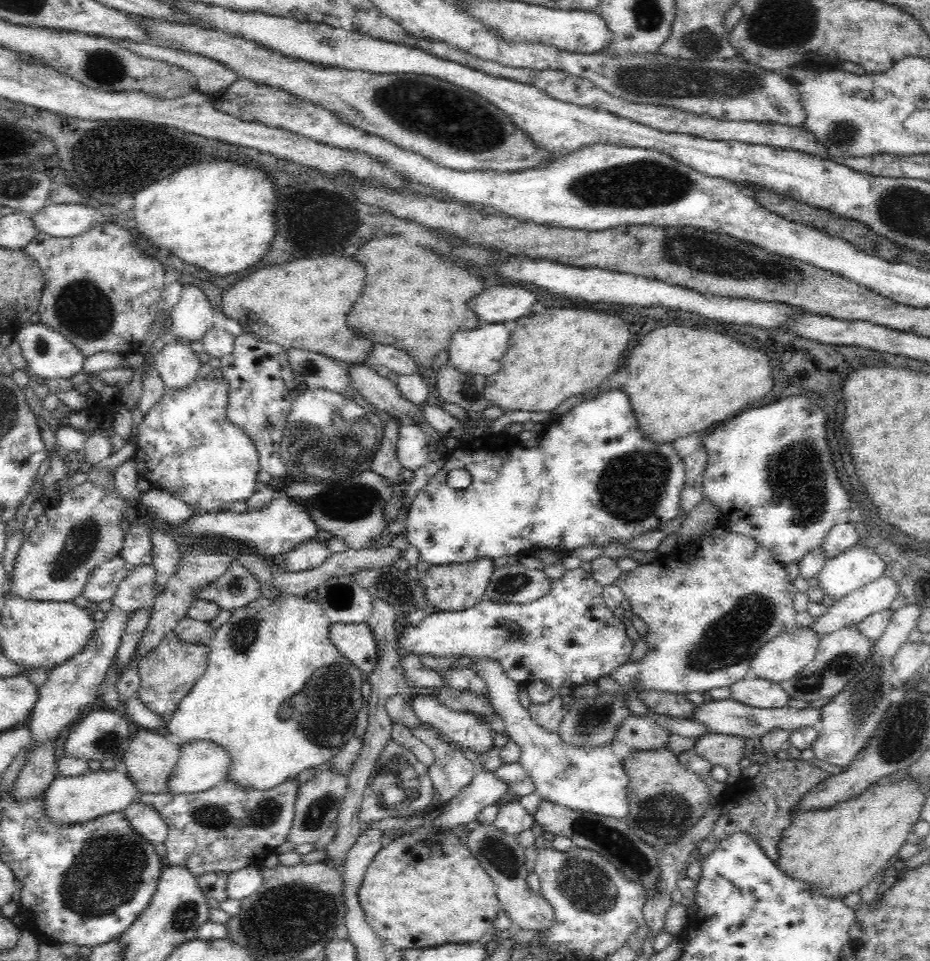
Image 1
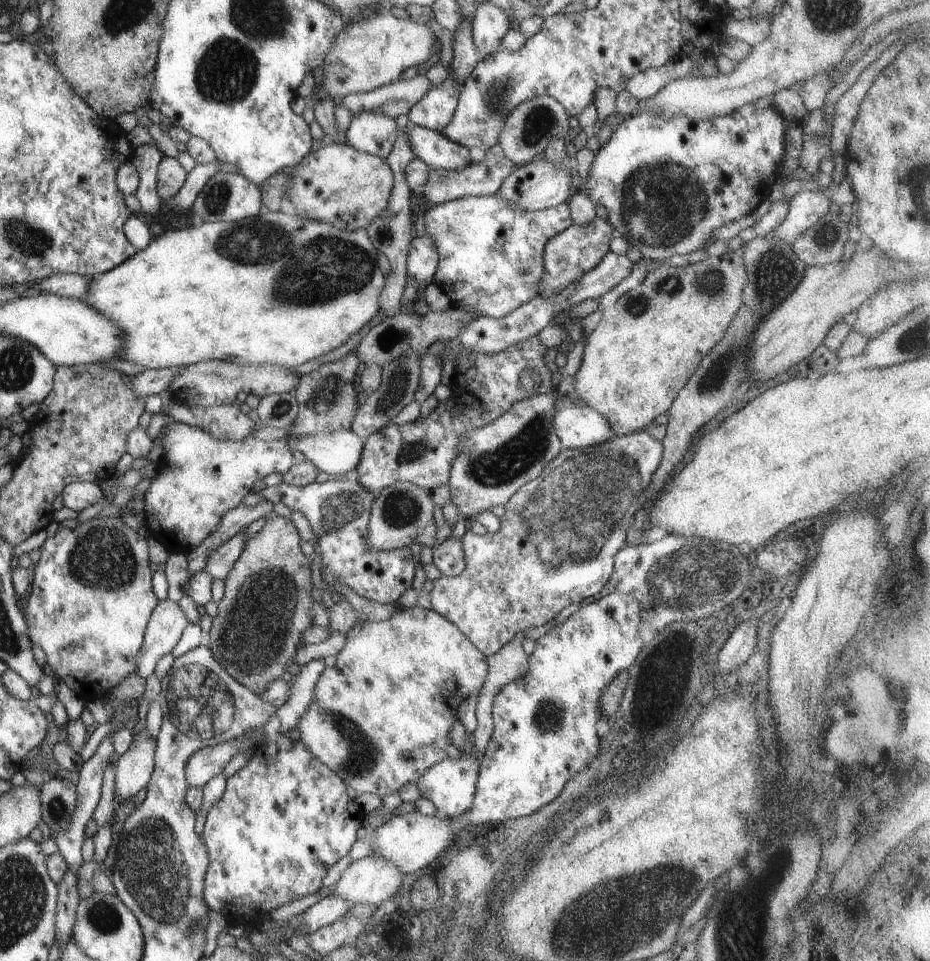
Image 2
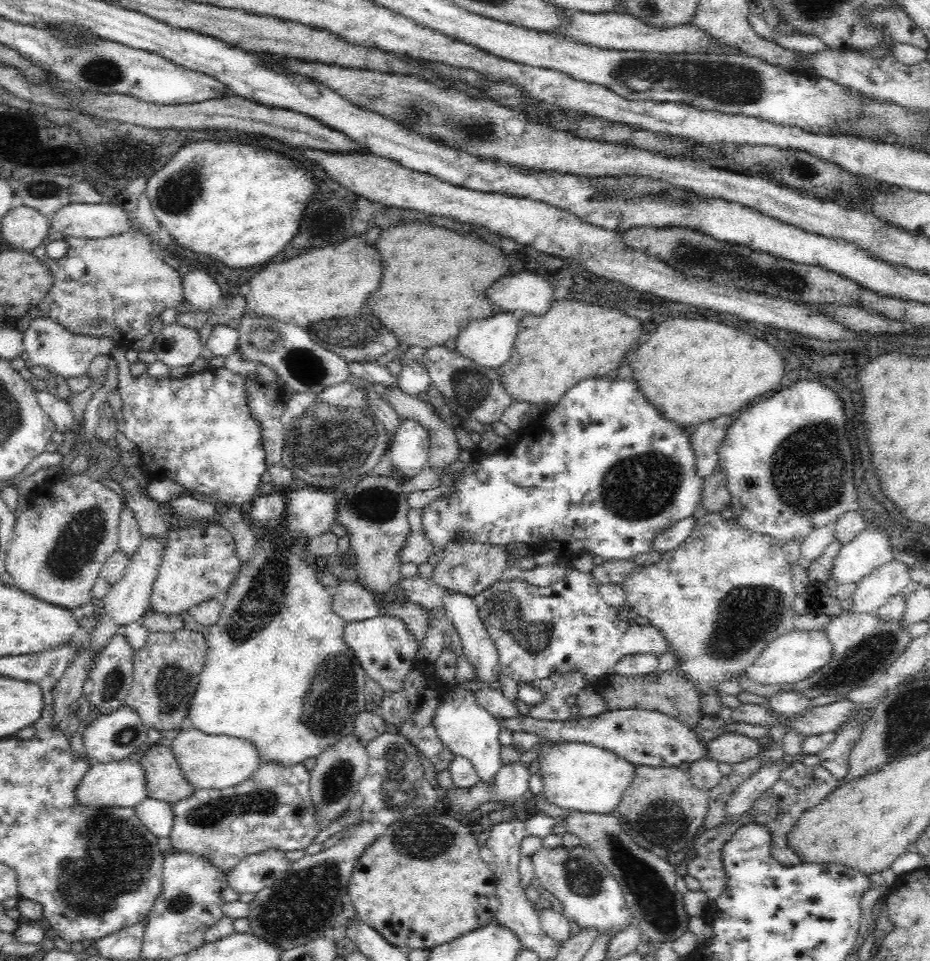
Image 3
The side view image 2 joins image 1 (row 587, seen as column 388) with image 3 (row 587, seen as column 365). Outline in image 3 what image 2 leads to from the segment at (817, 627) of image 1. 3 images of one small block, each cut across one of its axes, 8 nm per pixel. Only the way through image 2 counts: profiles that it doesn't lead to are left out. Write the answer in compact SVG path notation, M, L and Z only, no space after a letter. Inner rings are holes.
M892 560L858 582L846 606L852 613L873 614L910 584L904 564Z

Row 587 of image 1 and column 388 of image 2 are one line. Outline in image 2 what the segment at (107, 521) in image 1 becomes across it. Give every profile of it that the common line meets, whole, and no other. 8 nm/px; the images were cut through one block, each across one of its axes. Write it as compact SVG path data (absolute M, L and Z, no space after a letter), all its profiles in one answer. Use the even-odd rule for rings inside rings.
M373 12L357 22L344 23L341 32L335 36L332 49L325 53L321 64L321 80L319 85L332 99L341 98L349 94L369 92L379 86L397 81L399 74L409 68L425 62L438 49L438 43L431 30L425 24L417 24L413 20L393 17L390 12Z

